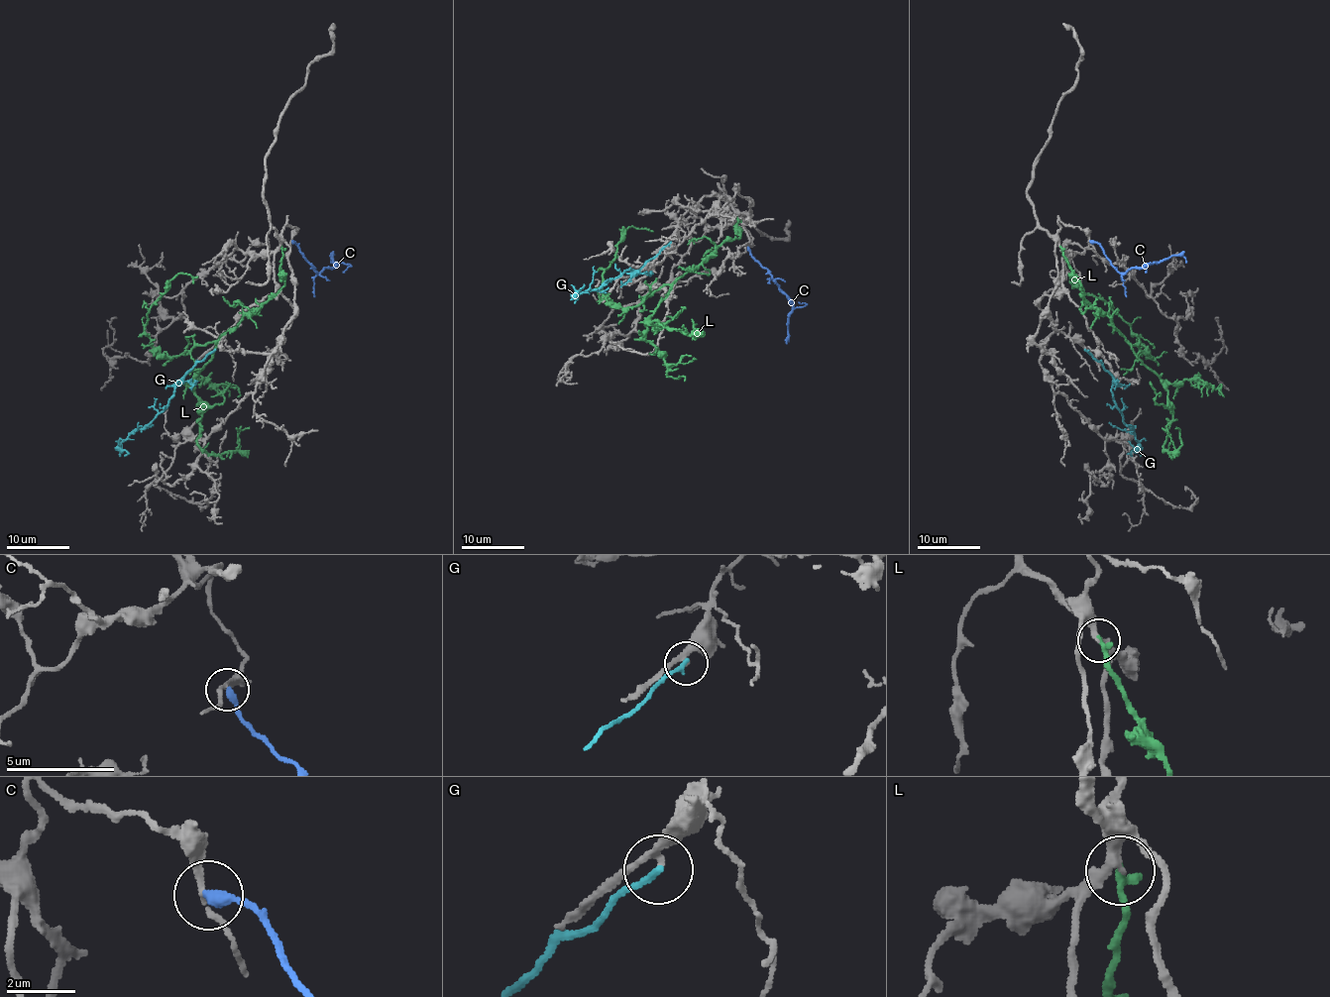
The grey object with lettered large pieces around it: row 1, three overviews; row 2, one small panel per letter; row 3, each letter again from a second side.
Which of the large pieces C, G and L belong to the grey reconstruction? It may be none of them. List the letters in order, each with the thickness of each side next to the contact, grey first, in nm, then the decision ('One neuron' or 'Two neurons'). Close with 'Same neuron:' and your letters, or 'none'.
C: Thickness 170 nm (grey) against 360 nm. Two neurons
G: Thickness 170 nm (grey) against 200 nm. Two neurons
L: Thickness 240 nm (grey) against 280 nm. One neuron
Same neuron: L

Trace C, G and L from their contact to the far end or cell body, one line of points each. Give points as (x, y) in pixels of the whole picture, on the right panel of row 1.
C: (1090, 242), (1098, 243), (1105, 257), (1121, 273), (1172, 256), (1182, 256), (1186, 262)
G: (1085, 349), (1112, 376), (1115, 405), (1139, 443), (1127, 454)
L: (1060, 248), (1082, 296), (1151, 357), (1109, 302), (1087, 294), (1069, 277), (1074, 276)

